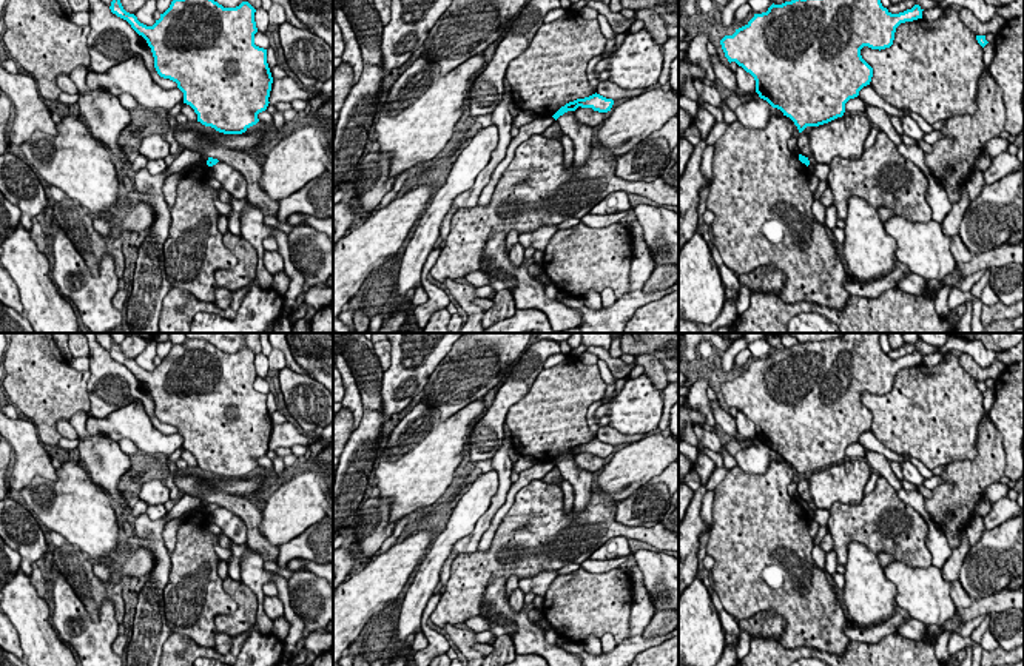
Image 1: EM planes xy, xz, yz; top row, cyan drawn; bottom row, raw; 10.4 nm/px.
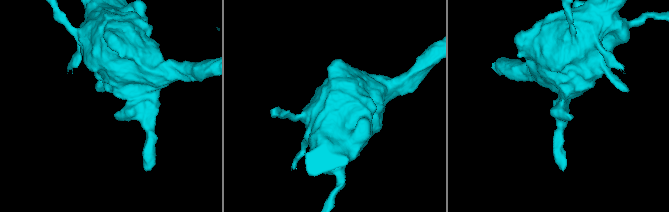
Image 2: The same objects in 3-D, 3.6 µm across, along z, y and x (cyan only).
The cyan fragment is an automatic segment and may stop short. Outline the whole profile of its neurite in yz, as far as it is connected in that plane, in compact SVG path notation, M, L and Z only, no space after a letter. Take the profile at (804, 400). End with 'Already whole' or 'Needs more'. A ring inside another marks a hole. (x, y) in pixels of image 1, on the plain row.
M845 333L837 339L773 348L733 381L725 381L720 390L729 409L736 407L754 422L759 442L780 455L802 478L807 472L844 461L845 449L857 442L873 422L873 413L862 404L861 395L890 393L896 373L922 364L922 356L915 350L891 359L881 348L881 333Z. Already whole

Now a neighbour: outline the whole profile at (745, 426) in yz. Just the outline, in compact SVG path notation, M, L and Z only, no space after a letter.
M737 412L737 415L736 415L736 426L737 426L737 432L743 438L746 438L746 439L756 438L754 422L749 418L746 418L742 412Z

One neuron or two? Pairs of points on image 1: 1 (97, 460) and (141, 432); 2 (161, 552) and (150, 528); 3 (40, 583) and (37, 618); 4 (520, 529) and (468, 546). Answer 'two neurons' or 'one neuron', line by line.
1: one neuron
2: one neuron
3: two neurons
4: two neurons

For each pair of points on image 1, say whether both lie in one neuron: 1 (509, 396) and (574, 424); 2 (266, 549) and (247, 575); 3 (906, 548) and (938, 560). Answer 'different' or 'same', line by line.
1: different
2: different
3: different

